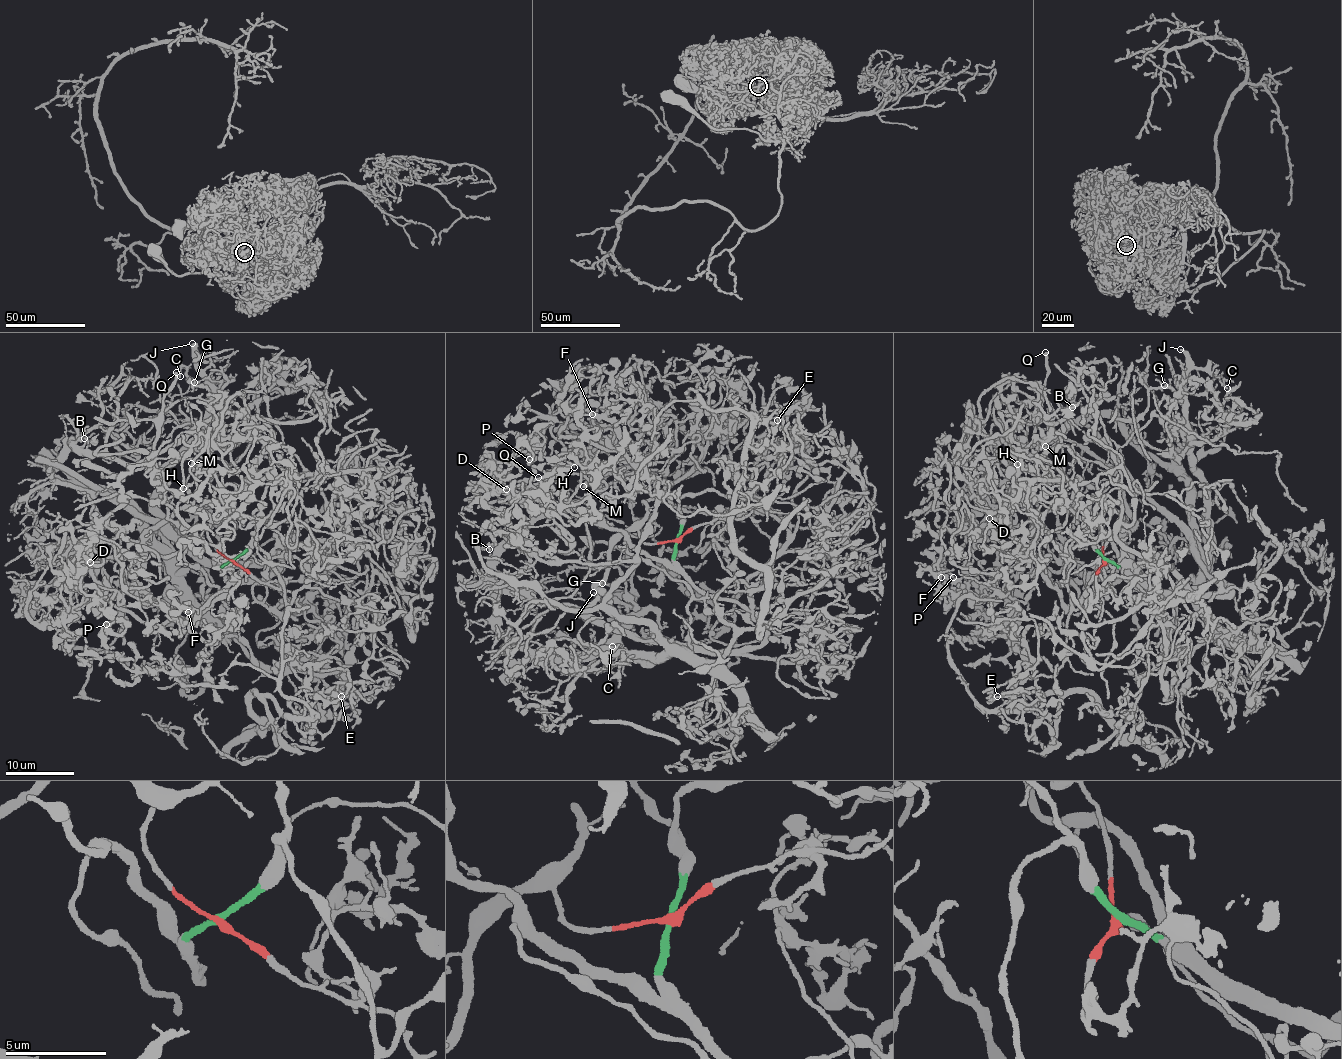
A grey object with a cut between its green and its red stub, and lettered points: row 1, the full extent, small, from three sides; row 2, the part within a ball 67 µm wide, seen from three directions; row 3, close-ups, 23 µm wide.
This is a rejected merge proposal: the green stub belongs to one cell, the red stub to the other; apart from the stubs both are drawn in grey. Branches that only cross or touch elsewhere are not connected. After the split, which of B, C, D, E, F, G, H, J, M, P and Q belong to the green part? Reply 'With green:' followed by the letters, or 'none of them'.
With green: D, E, F, H, M, P

